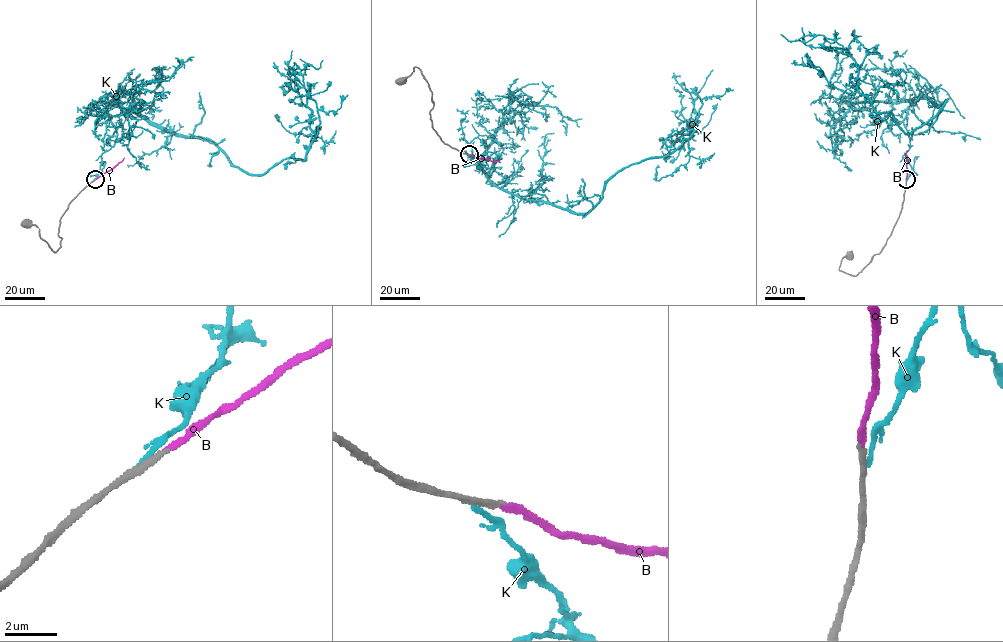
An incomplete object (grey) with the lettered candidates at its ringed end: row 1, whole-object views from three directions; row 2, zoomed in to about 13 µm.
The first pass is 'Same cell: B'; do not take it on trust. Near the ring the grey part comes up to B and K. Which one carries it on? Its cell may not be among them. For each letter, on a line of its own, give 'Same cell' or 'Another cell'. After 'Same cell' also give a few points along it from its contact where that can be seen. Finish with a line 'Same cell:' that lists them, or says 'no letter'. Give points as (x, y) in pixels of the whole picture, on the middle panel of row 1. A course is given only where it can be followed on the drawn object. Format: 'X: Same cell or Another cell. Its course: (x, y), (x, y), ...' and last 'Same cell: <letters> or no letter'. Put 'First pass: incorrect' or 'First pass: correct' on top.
First pass: correct
B: Same cell. Its course: (469, 154), (500, 162)
K: Another cell
Same cell: B

